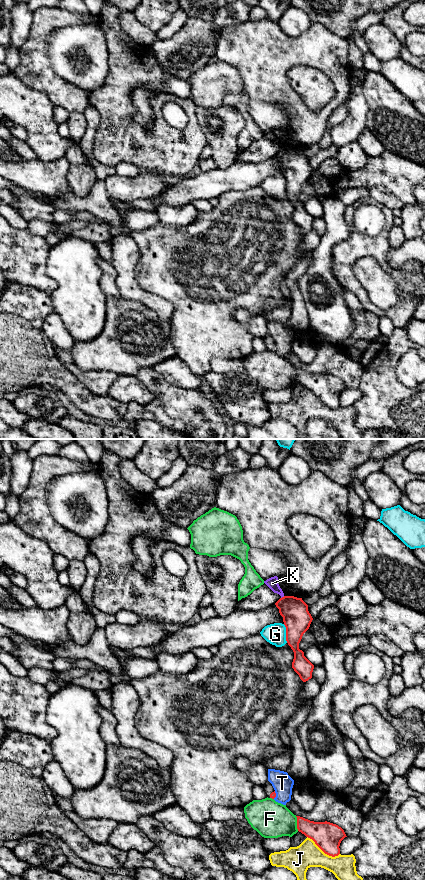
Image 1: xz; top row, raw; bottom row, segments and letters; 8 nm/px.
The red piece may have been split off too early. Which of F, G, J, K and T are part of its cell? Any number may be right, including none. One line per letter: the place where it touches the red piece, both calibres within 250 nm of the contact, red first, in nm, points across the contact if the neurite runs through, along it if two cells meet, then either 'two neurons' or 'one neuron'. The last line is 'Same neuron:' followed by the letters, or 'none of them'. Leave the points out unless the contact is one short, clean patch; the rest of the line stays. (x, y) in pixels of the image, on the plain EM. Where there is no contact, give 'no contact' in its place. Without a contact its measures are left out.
F: meets red in xz at (297, 375); 200 nm thick on the red side, 300 nm on the other; two neurons
G: meets red in xz at (286, 185); 220 nm thick on the red side, 170 nm on the other; two neurons
J: meets red in xz at (323, 403); 220 nm thick on the red side, 220 nm on the other; two neurons
K: meets red in xz at (282, 149); 220 nm thick on the red side, 90 nm on the other; border along xz (284, 148), (281, 150); two neurons
T: meets red in xz at (275, 347); 50 nm thick on the red side, 160 nm on the other; two neurons
Same neuron: none of them

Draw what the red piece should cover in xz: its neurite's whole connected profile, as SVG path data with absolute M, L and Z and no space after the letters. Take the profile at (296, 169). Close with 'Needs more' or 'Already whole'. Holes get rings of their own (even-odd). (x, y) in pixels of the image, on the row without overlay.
M284 148L276 155L280 167L286 179L286 193L294 204L292 220L303 234L312 230L314 217L304 208L299 201L299 195L303 186L309 181L313 172L308 163L308 157L294 148Z. Already whole

